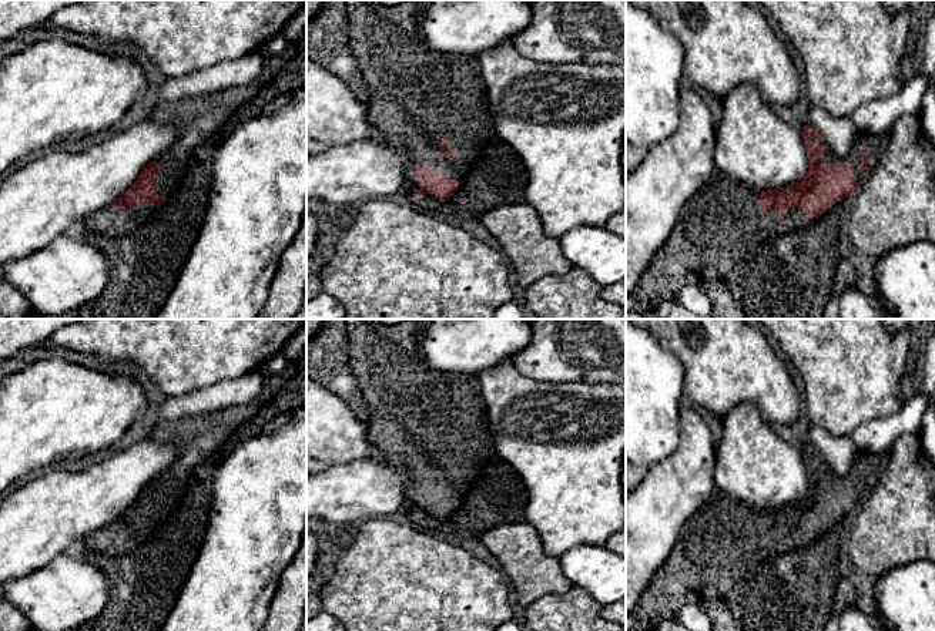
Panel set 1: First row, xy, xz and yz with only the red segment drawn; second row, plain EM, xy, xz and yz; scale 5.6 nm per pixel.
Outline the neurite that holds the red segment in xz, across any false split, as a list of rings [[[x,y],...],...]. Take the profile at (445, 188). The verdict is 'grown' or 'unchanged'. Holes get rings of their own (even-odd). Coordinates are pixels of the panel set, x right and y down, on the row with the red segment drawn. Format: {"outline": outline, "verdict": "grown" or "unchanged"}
{"outline": [[[346,0],[351,53],[369,90],[369,122],[379,130],[382,141],[408,150],[408,179],[423,201],[436,207],[462,188],[477,154],[496,131],[486,85],[479,75],[479,57],[439,53],[426,46],[418,21],[429,4],[430,0],[413,0],[395,7],[379,7],[363,0]]], "verdict": "grown"}

